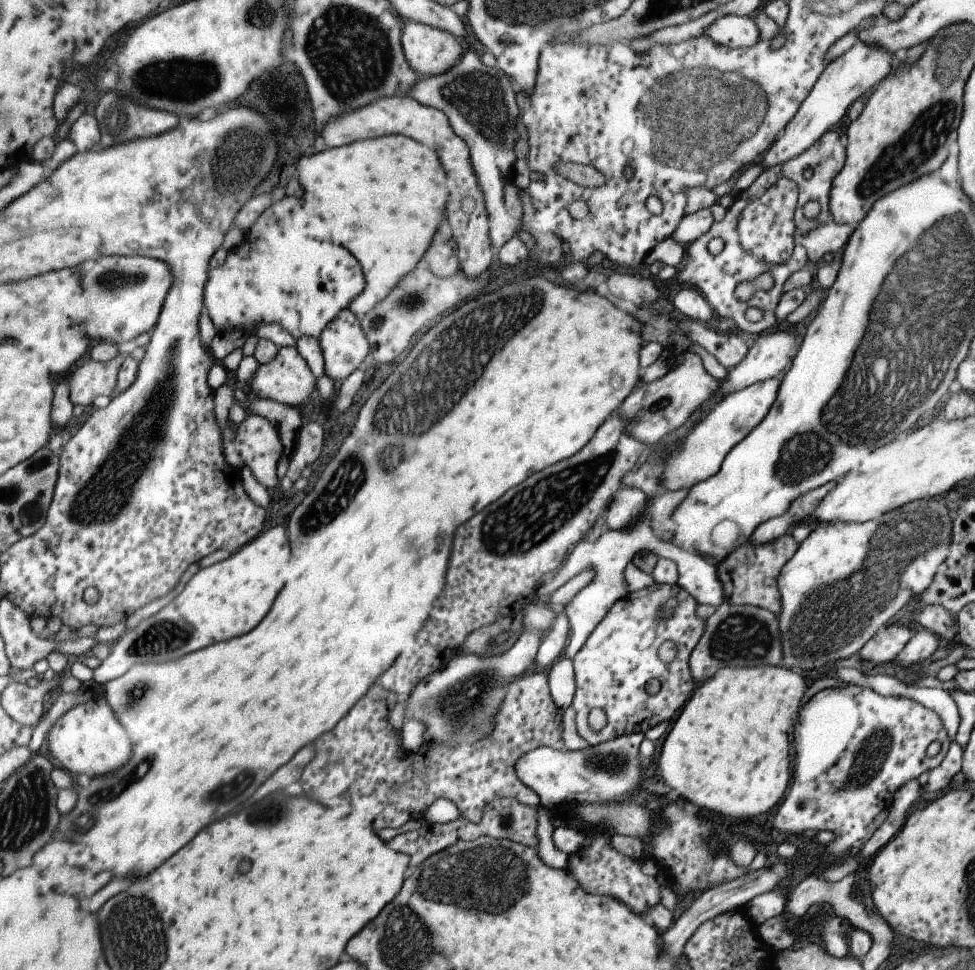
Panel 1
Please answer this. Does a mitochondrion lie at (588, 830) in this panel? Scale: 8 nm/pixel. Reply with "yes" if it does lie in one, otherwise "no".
no

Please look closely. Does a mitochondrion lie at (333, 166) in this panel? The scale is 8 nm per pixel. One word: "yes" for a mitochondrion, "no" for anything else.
no

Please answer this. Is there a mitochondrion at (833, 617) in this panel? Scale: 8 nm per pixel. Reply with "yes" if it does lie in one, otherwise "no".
yes

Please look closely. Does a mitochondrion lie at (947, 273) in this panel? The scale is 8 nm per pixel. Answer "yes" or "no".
yes

